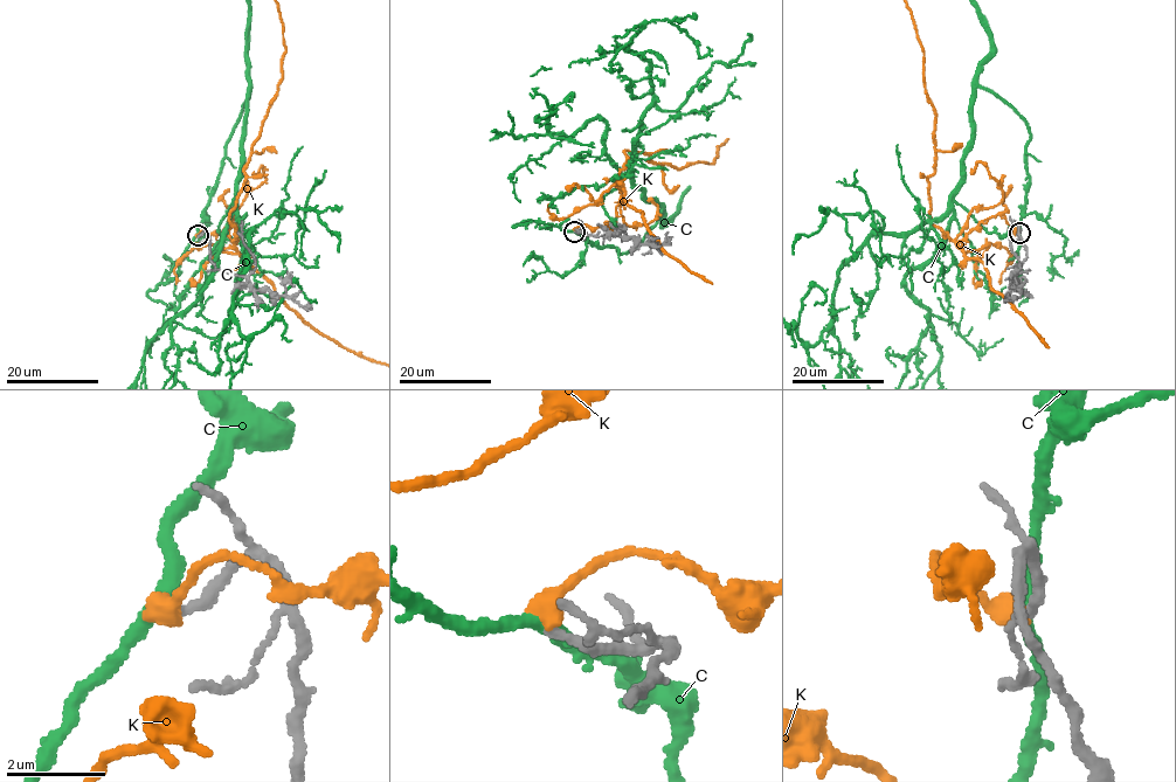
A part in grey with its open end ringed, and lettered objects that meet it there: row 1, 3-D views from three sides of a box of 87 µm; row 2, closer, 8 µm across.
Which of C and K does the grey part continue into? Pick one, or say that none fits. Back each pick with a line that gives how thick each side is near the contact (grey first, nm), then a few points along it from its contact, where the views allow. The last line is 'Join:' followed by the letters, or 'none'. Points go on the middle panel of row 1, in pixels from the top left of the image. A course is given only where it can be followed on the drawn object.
Join: none

